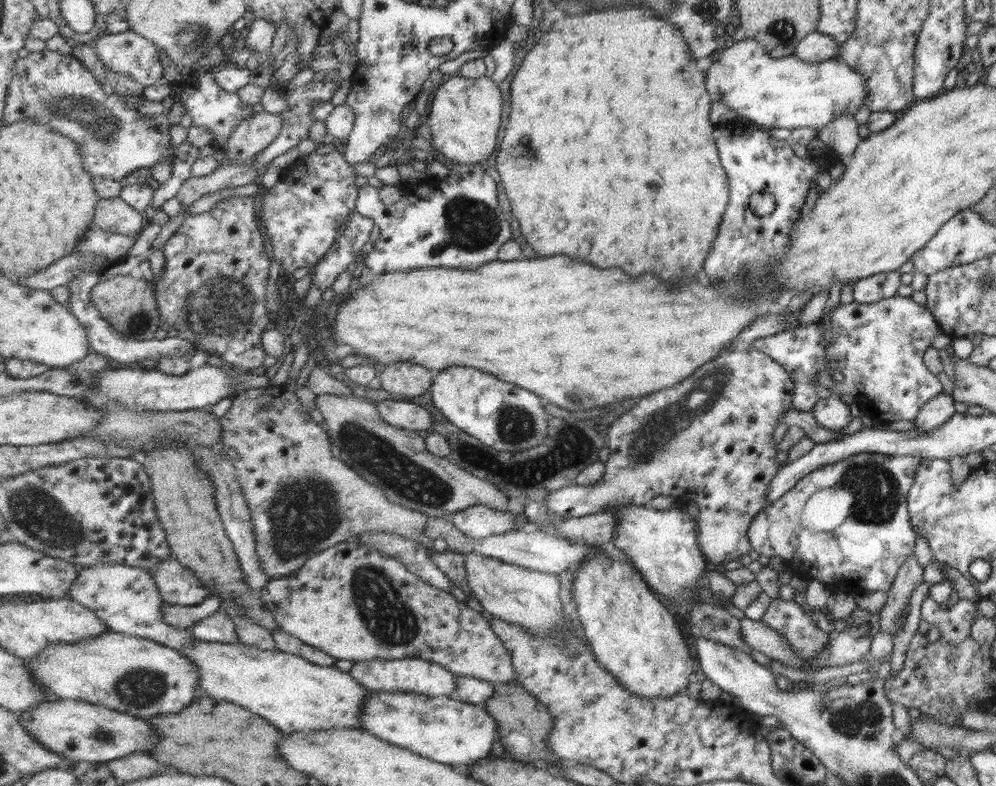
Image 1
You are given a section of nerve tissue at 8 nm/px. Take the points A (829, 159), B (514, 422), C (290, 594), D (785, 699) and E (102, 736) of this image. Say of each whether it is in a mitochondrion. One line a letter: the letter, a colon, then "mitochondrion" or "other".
A: other
B: mitochondrion
C: other
D: other
E: mitochondrion

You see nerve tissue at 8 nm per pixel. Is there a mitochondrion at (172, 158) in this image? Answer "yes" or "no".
no

